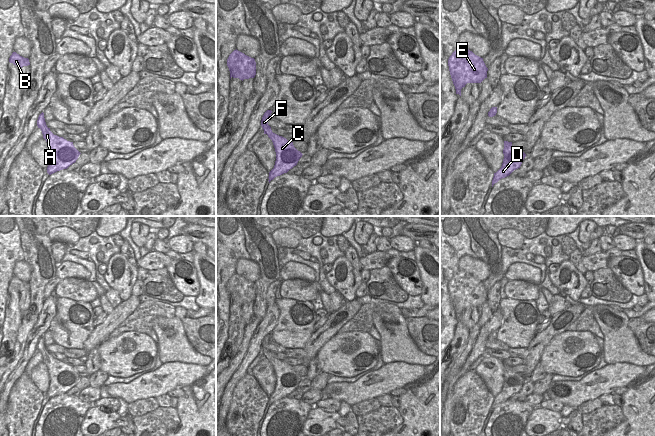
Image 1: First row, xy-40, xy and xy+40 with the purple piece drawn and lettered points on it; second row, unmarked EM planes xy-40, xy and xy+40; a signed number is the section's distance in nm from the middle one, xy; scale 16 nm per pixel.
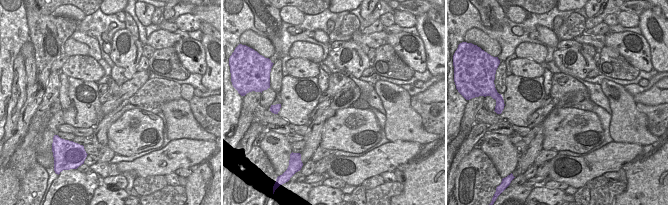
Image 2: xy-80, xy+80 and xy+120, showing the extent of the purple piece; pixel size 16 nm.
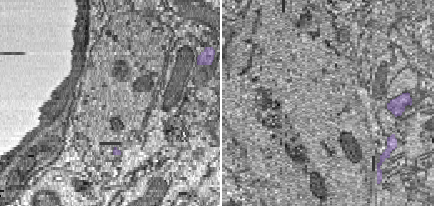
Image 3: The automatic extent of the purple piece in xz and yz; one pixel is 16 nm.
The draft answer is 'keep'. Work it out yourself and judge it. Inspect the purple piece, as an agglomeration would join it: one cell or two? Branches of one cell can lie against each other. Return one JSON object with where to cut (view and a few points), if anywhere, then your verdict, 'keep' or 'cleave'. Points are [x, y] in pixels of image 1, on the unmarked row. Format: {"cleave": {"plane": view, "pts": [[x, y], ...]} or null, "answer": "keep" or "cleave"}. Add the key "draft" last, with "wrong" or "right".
{"cleave": null, "answer": "keep", "draft": "right"}

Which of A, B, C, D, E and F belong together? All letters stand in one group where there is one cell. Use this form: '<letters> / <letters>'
A B C D E F

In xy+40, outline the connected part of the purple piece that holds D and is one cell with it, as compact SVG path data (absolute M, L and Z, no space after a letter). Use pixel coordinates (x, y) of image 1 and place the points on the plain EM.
M504 365L503 373L504 383L501 392L494 397L492 411L500 403L509 400L514 394L520 392L526 378L515 373L512 366Z

